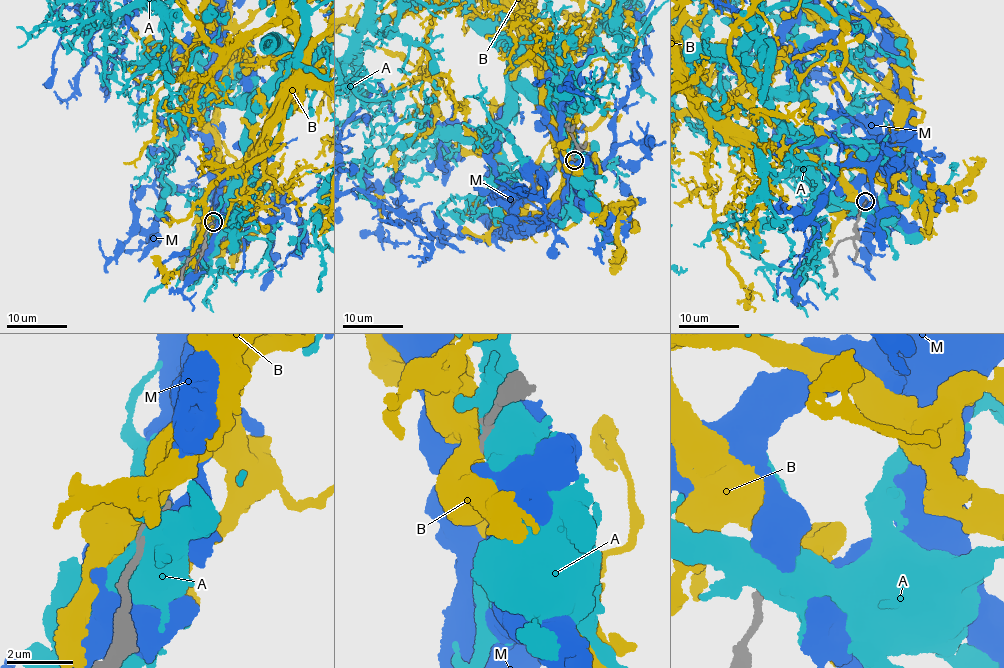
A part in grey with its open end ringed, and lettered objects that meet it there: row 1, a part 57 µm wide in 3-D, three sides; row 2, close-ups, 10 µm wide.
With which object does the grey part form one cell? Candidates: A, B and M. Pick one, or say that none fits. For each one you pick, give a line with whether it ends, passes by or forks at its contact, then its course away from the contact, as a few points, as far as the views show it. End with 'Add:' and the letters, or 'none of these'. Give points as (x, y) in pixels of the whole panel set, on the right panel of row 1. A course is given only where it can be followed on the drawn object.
Add: none of these

